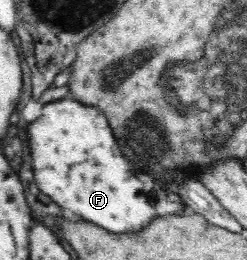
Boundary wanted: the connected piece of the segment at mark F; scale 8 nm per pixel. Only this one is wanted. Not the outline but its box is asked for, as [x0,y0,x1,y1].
[25,97,190,232]

